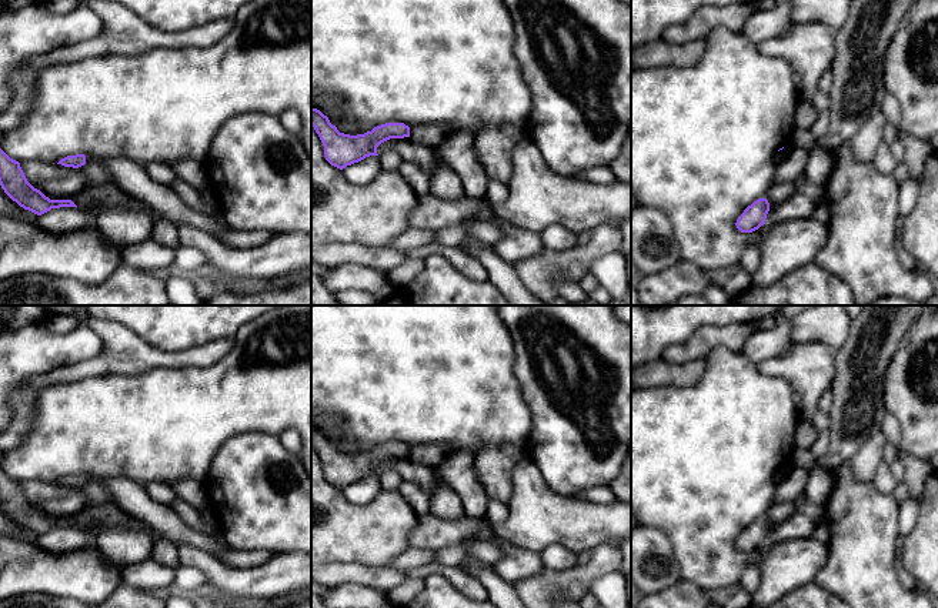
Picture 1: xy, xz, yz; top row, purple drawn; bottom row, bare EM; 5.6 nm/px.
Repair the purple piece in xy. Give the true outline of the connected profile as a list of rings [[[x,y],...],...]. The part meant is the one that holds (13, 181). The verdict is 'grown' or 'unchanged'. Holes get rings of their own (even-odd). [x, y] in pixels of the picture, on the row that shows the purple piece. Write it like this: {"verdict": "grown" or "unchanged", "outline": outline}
{"verdict": "unchanged", "outline": [[[0,148],[0,186],[24,210],[41,216],[51,208],[77,207],[71,200],[50,200],[26,178],[20,163]]]}

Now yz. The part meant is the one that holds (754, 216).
{"verdict": "unchanged", "outline": [[[758,198],[748,206],[738,217],[735,226],[741,233],[752,233],[765,224],[767,214],[770,211],[770,203],[767,198]]]}

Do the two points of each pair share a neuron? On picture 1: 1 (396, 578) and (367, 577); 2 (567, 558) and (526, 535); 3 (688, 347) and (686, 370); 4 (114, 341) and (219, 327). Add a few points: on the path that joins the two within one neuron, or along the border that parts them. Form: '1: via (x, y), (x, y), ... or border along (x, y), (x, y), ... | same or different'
1: via (389, 578), (374, 577) | same
2: border along (540, 553), (550, 545), (563, 545), (577, 554) | different
3: border along (661, 357), (670, 363), (705, 361) | different
4: border along (112, 320), (130, 328), (147, 343), (172, 350) | different

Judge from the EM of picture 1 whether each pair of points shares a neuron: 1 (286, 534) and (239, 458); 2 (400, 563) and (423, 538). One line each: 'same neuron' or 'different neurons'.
1: same neuron
2: different neurons

